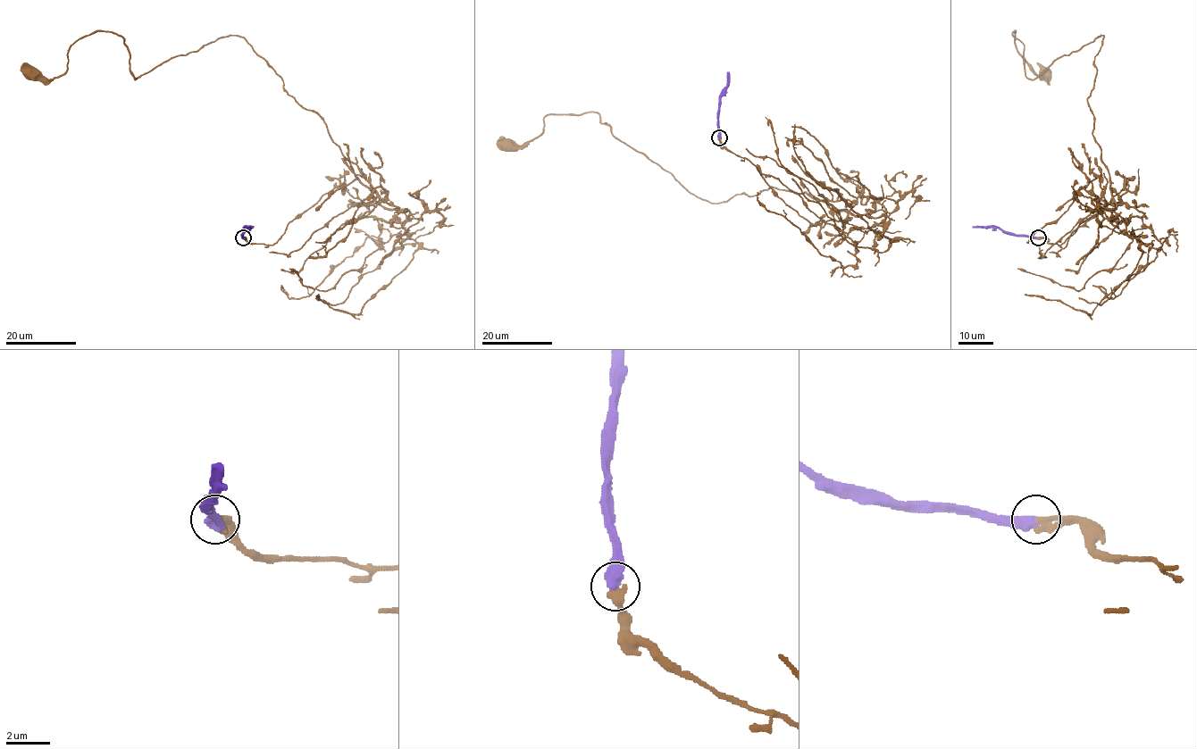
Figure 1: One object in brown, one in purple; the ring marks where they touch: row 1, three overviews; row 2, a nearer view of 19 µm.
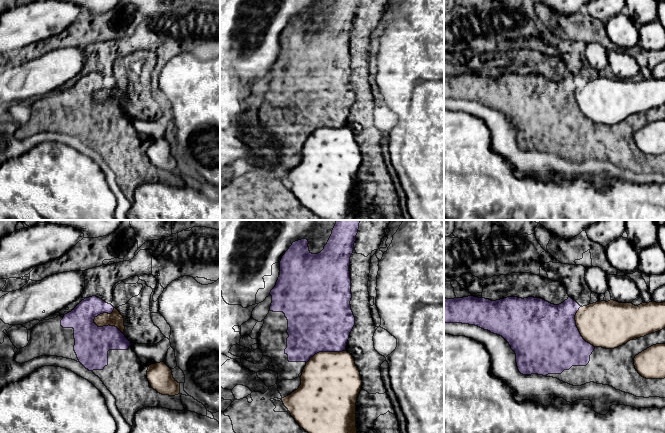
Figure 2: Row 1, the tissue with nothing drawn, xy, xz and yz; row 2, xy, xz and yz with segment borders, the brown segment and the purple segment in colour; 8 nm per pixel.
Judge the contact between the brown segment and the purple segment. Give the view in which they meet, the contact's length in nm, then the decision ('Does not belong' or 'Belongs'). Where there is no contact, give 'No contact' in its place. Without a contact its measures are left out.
Touches brown in xy. Shared border 280 nm. Does not belong

